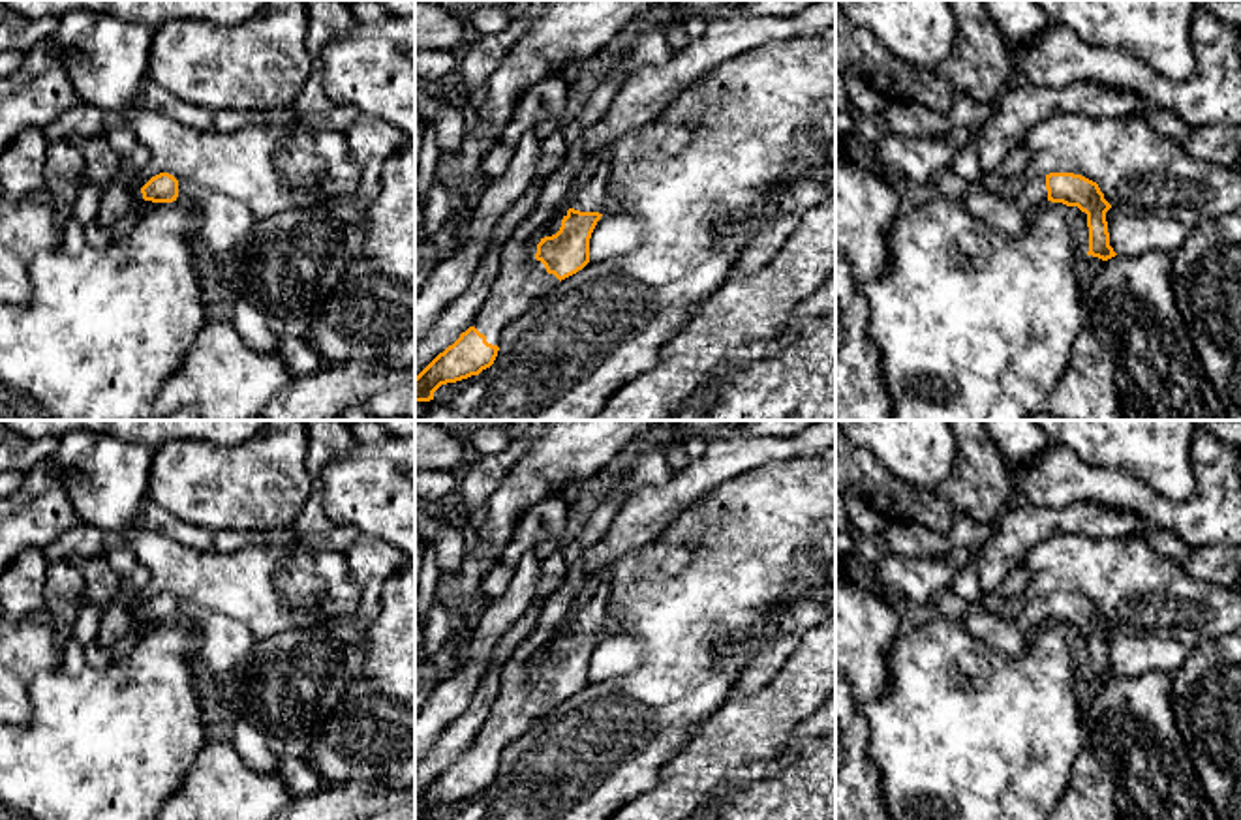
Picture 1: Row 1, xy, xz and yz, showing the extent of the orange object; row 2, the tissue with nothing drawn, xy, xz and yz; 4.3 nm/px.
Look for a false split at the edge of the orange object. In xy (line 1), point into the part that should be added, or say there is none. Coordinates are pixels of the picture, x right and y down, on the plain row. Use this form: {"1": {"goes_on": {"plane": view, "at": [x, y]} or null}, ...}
{"1": {"goes_on": null}}

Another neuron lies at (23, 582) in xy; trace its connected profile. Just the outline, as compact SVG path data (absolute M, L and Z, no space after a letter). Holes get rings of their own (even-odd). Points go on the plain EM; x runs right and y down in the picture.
M41 550L21 552L0 572L0 606L8 621L45 612L45 578L49 561Z

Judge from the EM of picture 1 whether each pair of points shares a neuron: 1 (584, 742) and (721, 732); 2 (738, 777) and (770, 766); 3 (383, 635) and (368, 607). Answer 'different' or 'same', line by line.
1: different
2: same
3: different

